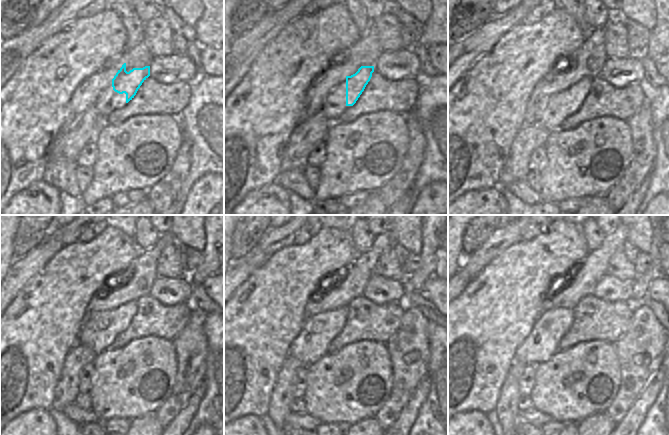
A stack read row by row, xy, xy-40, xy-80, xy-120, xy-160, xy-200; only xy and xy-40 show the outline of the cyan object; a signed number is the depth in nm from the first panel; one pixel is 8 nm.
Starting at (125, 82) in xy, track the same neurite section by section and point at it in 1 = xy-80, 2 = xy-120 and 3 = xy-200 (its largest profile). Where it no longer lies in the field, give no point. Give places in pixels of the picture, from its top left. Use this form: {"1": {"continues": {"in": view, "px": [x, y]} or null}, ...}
{"1": {"continues": {"in": "xy-80", "px": [578, 90]}}, "2": {"continues": {"in": "xy-120", "px": [128, 310]}}, "3": {"continues": {"in": "xy-200", "px": [541, 344]}}}

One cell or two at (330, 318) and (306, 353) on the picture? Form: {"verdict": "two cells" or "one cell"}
{"verdict": "one cell"}

